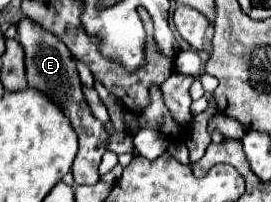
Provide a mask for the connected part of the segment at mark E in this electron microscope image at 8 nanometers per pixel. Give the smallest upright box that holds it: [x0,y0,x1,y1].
[18,17,110,185]

